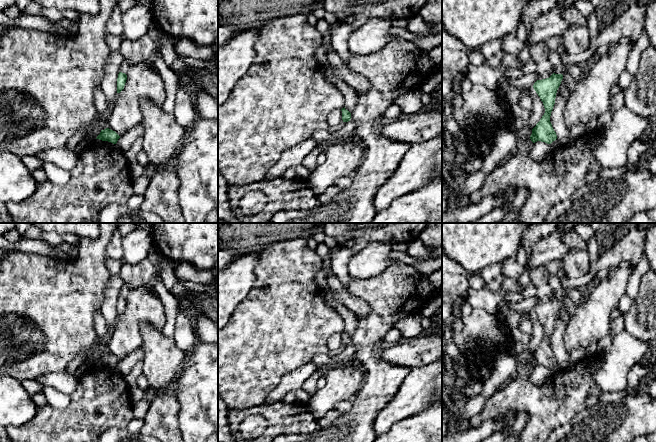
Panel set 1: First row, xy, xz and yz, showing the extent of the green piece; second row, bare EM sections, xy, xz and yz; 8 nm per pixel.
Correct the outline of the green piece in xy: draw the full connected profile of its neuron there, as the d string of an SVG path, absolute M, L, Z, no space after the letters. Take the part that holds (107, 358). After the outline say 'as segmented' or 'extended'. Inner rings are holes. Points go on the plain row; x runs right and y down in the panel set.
M106 352L104 354L101 354L100 358L97 360L96 363L116 368L119 362L120 360L115 355Z; as segmented

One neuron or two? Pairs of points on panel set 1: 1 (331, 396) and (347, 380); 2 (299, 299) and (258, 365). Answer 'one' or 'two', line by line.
1: one
2: one

